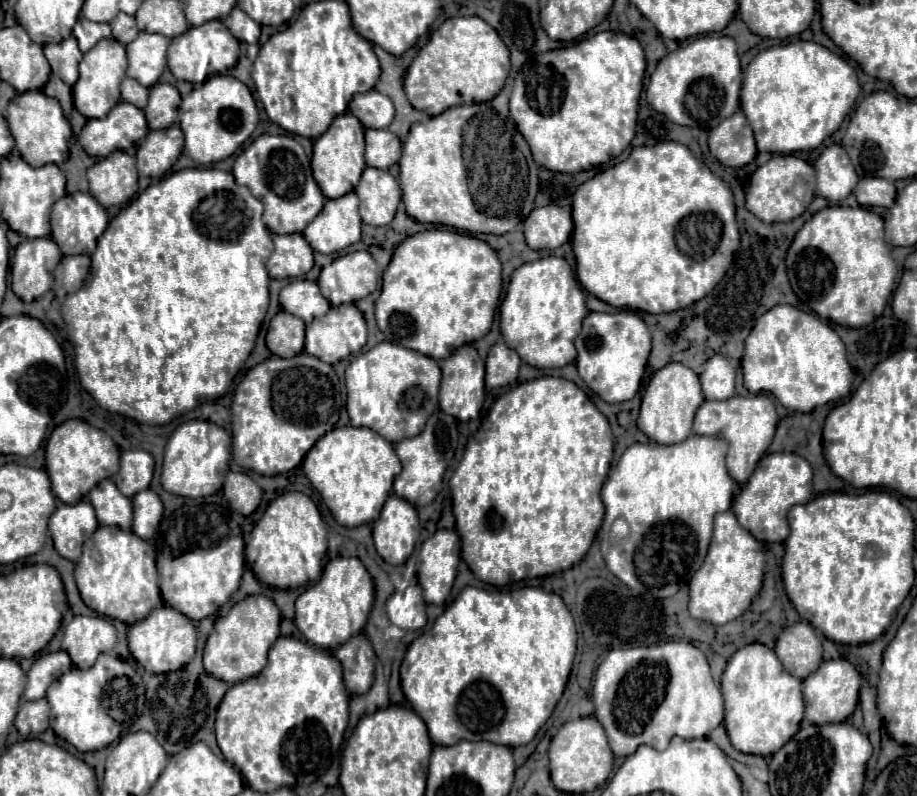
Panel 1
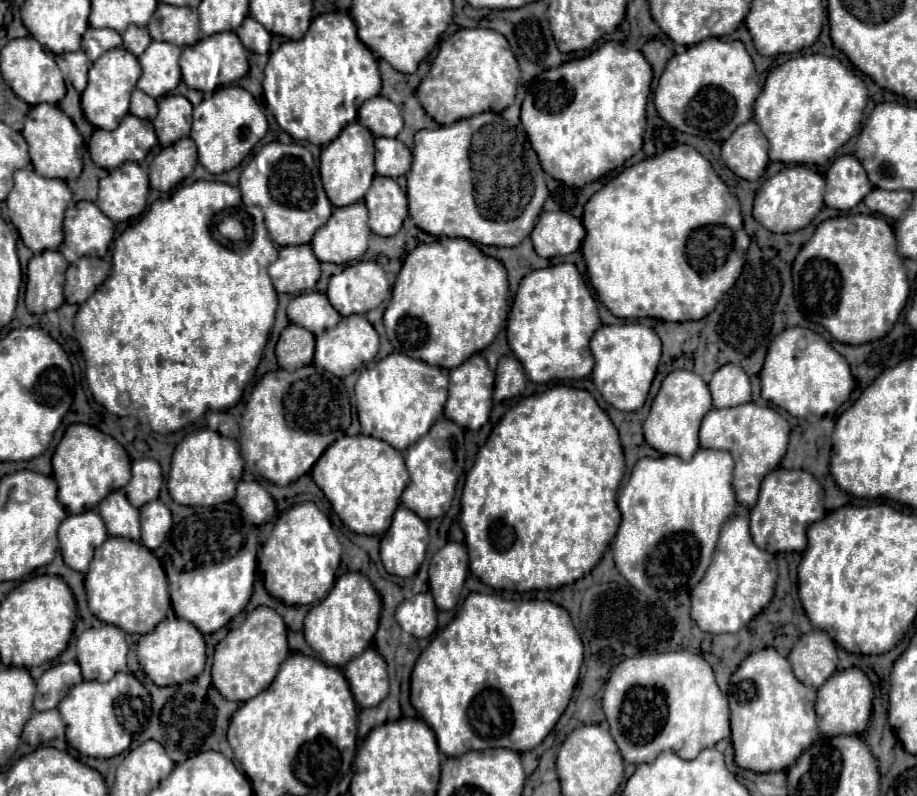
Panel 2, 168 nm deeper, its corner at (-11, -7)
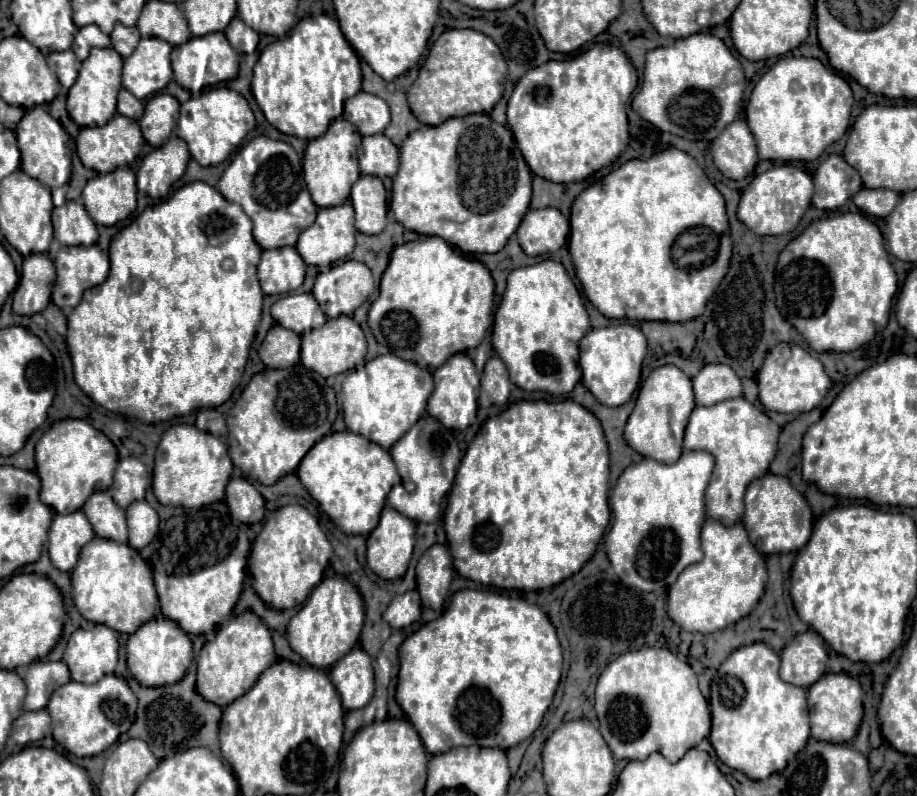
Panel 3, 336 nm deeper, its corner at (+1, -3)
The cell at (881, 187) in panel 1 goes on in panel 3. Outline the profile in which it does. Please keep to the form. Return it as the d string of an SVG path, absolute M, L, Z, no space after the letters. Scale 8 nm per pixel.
M861 188L861 192L857 192L857 196L853 196L855 206L867 214L867 216L877 216L877 218L887 218L889 212L893 212L893 208L897 206L899 194L893 190L869 190L869 188Z

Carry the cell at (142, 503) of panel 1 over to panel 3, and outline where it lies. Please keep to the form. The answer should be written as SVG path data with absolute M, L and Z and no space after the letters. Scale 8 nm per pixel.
M145 500L133 502L125 512L129 546L141 550L158 535L159 516Z

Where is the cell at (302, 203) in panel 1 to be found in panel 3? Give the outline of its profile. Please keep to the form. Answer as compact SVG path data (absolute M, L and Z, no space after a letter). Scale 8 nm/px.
M267 136L253 138L237 152L223 172L217 188L229 202L239 204L253 220L253 238L263 250L295 246L297 236L313 224L319 210L303 180L297 152L287 142L271 140Z

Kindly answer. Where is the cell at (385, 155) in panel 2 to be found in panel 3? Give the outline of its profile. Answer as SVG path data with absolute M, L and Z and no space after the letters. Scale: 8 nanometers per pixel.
M385 134L365 136L359 150L359 168L361 174L371 174L379 178L393 176L399 168L397 146Z

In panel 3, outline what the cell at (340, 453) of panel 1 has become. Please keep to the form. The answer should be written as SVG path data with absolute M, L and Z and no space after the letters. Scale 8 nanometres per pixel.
M349 430L331 432L319 440L301 460L297 476L341 532L361 536L367 536L377 526L389 490L399 484L399 474L389 452Z

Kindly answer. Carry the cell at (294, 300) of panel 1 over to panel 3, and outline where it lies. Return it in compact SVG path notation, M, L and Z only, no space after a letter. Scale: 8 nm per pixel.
M289 294L279 298L271 306L271 316L279 326L297 334L319 328L327 320L317 300L313 300L313 294Z

